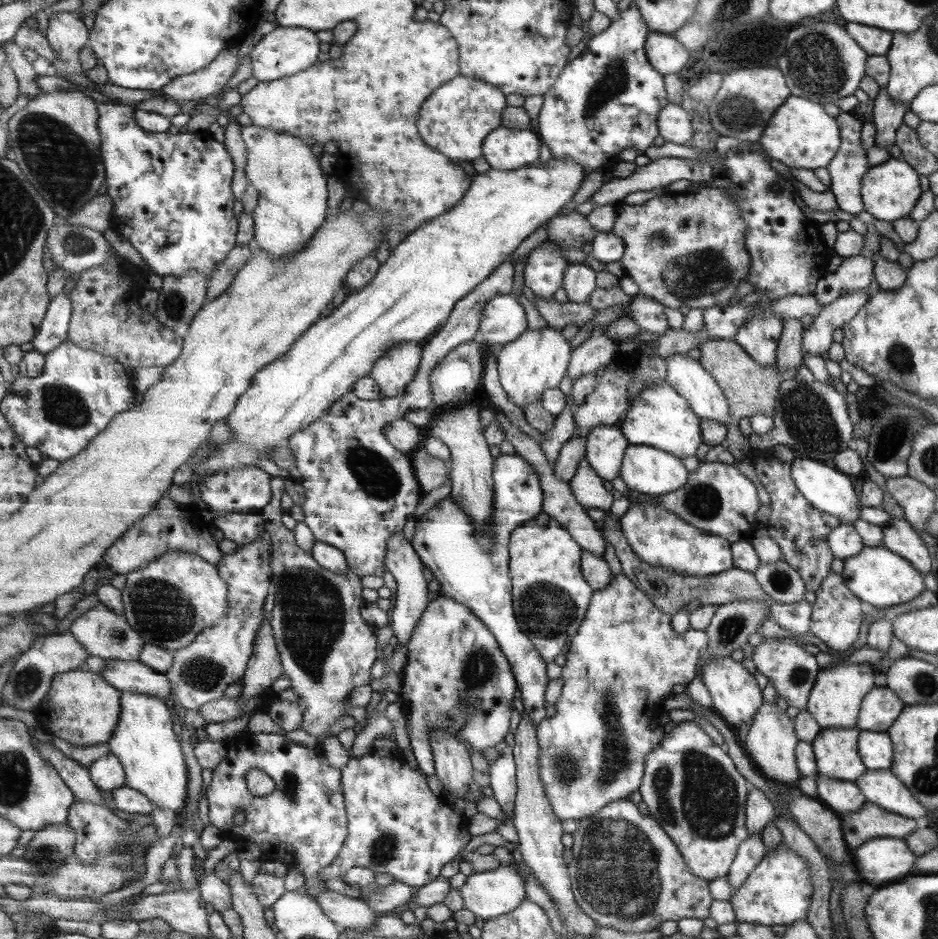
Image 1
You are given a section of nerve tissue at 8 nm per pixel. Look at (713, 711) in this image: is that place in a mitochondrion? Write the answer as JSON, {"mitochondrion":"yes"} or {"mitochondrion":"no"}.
{"mitochondrion":"no"}

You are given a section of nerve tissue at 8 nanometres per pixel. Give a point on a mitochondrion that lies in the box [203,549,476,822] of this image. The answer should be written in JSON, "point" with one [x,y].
{"point":[312,607]}

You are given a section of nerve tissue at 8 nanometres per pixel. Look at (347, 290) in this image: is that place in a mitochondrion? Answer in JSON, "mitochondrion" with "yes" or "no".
{"mitochondrion":"no"}

